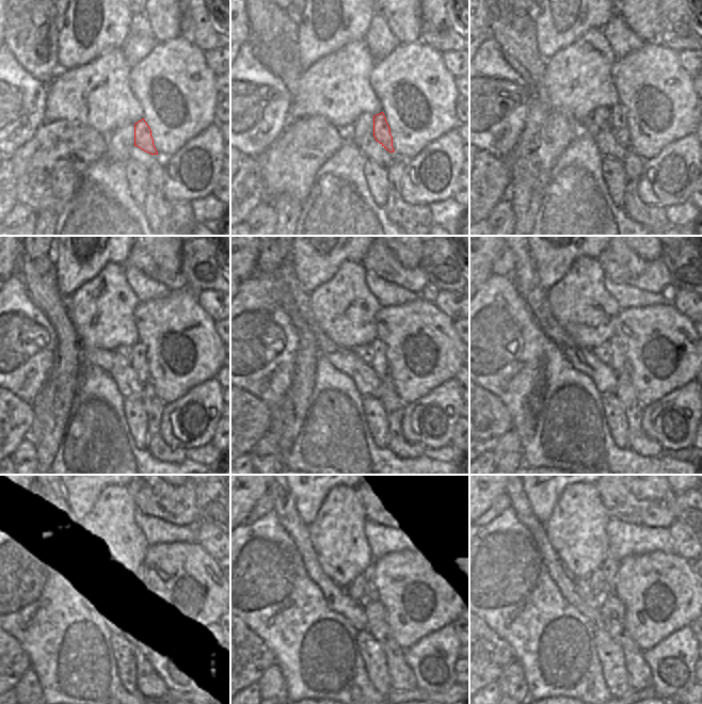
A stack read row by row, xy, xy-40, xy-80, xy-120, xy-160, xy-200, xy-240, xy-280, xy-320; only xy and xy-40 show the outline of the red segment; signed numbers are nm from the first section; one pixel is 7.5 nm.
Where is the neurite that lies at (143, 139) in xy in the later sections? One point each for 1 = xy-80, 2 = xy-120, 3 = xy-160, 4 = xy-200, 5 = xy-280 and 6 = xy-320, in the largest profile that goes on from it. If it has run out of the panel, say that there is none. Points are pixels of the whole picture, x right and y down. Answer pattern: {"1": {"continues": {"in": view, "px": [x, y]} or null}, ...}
{"1": {"continues": {"in": "xy-80", "px": [619, 128]}}, "2": {"continues": {"in": "xy-120", "px": [140, 363]}}, "3": {"continues": {"in": "xy-160", "px": [380, 364]}}, "4": {"continues": {"in": "xy-200", "px": [618, 360]}}, "5": {"continues": {"in": "xy-280", "px": [371, 593]}}, "6": {"continues": {"in": "xy-320", "px": [610, 566]}}}

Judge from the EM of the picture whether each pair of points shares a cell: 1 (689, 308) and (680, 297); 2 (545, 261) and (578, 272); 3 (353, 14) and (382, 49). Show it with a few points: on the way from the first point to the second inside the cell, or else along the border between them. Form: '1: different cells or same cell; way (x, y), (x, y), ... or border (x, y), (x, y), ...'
1: same cell; way (688, 305), (683, 300)
2: different cells; border (592, 257), (581, 255), (552, 286)
3: different cells; border (376, 12), (371, 17), (364, 38)

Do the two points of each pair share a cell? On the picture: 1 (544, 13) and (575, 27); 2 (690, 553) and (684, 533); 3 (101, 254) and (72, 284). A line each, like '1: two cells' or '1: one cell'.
1: one cell
2: one cell
3: one cell

